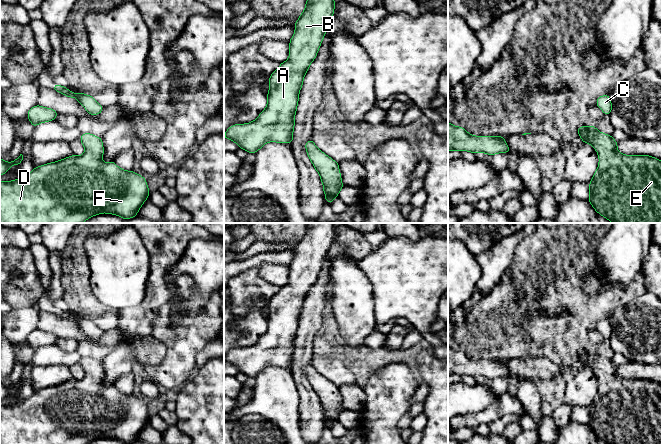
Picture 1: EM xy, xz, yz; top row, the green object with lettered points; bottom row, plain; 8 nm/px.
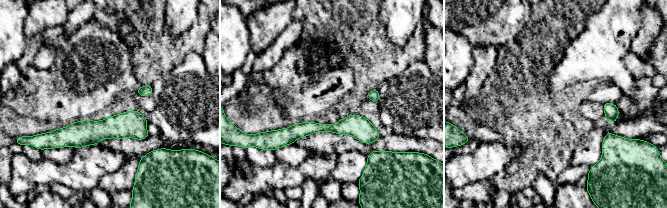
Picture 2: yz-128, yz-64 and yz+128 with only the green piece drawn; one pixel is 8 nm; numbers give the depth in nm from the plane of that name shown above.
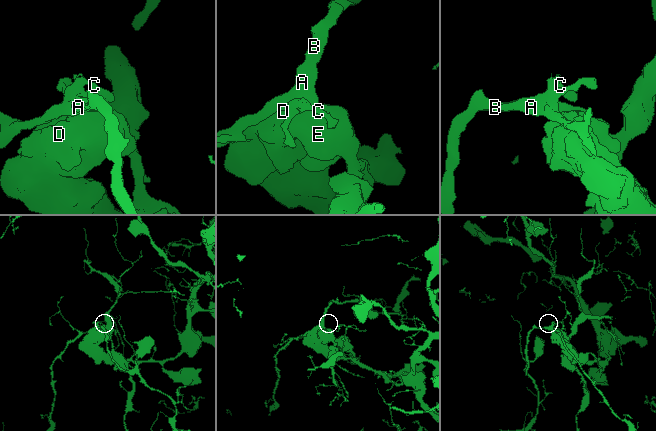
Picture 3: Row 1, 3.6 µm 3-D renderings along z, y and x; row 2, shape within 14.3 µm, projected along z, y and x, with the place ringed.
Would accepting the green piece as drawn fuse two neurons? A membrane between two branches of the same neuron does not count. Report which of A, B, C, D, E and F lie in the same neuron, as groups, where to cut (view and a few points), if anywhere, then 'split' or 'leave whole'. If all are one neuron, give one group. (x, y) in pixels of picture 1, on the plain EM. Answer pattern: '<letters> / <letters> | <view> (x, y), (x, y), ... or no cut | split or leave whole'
A B C D E F | no cut | leave whole

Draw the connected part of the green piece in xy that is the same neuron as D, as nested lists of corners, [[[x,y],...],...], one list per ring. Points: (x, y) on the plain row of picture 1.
[[[82,357],[79,363],[85,372],[81,380],[71,379],[62,384],[35,391],[24,401],[0,406],[0,444],[88,444],[101,437],[113,438],[124,444],[137,440],[150,415],[147,405],[132,394],[119,392],[114,384],[104,387],[102,361]]]

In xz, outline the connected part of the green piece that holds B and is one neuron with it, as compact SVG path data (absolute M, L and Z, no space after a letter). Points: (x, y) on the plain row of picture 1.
M334 223L306 224L305 233L294 248L296 254L289 265L289 282L287 285L280 287L279 292L270 299L266 332L253 346L235 348L229 351L225 356L224 362L237 367L239 372L248 377L256 377L267 366L293 367L299 316L310 287L317 280L320 269L327 256L327 251L333 241L334 233Z

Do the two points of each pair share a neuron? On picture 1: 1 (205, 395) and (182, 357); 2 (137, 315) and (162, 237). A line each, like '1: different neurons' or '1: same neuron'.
1: different neurons
2: same neuron

